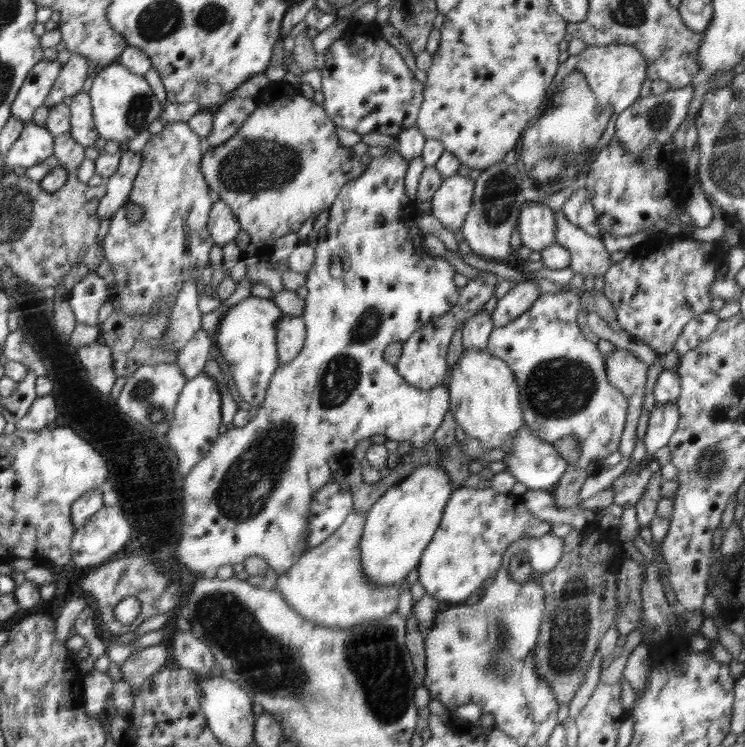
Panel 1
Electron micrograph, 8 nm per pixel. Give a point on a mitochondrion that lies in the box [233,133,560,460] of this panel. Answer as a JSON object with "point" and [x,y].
{"point":[343,374]}

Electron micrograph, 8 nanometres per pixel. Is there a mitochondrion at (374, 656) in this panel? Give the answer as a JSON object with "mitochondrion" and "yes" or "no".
{"mitochondrion":"yes"}

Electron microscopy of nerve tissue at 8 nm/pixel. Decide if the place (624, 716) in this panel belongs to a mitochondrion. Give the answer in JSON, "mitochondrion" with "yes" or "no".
{"mitochondrion":"no"}

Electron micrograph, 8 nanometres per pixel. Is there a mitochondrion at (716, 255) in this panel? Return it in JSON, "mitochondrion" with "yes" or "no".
{"mitochondrion":"no"}

